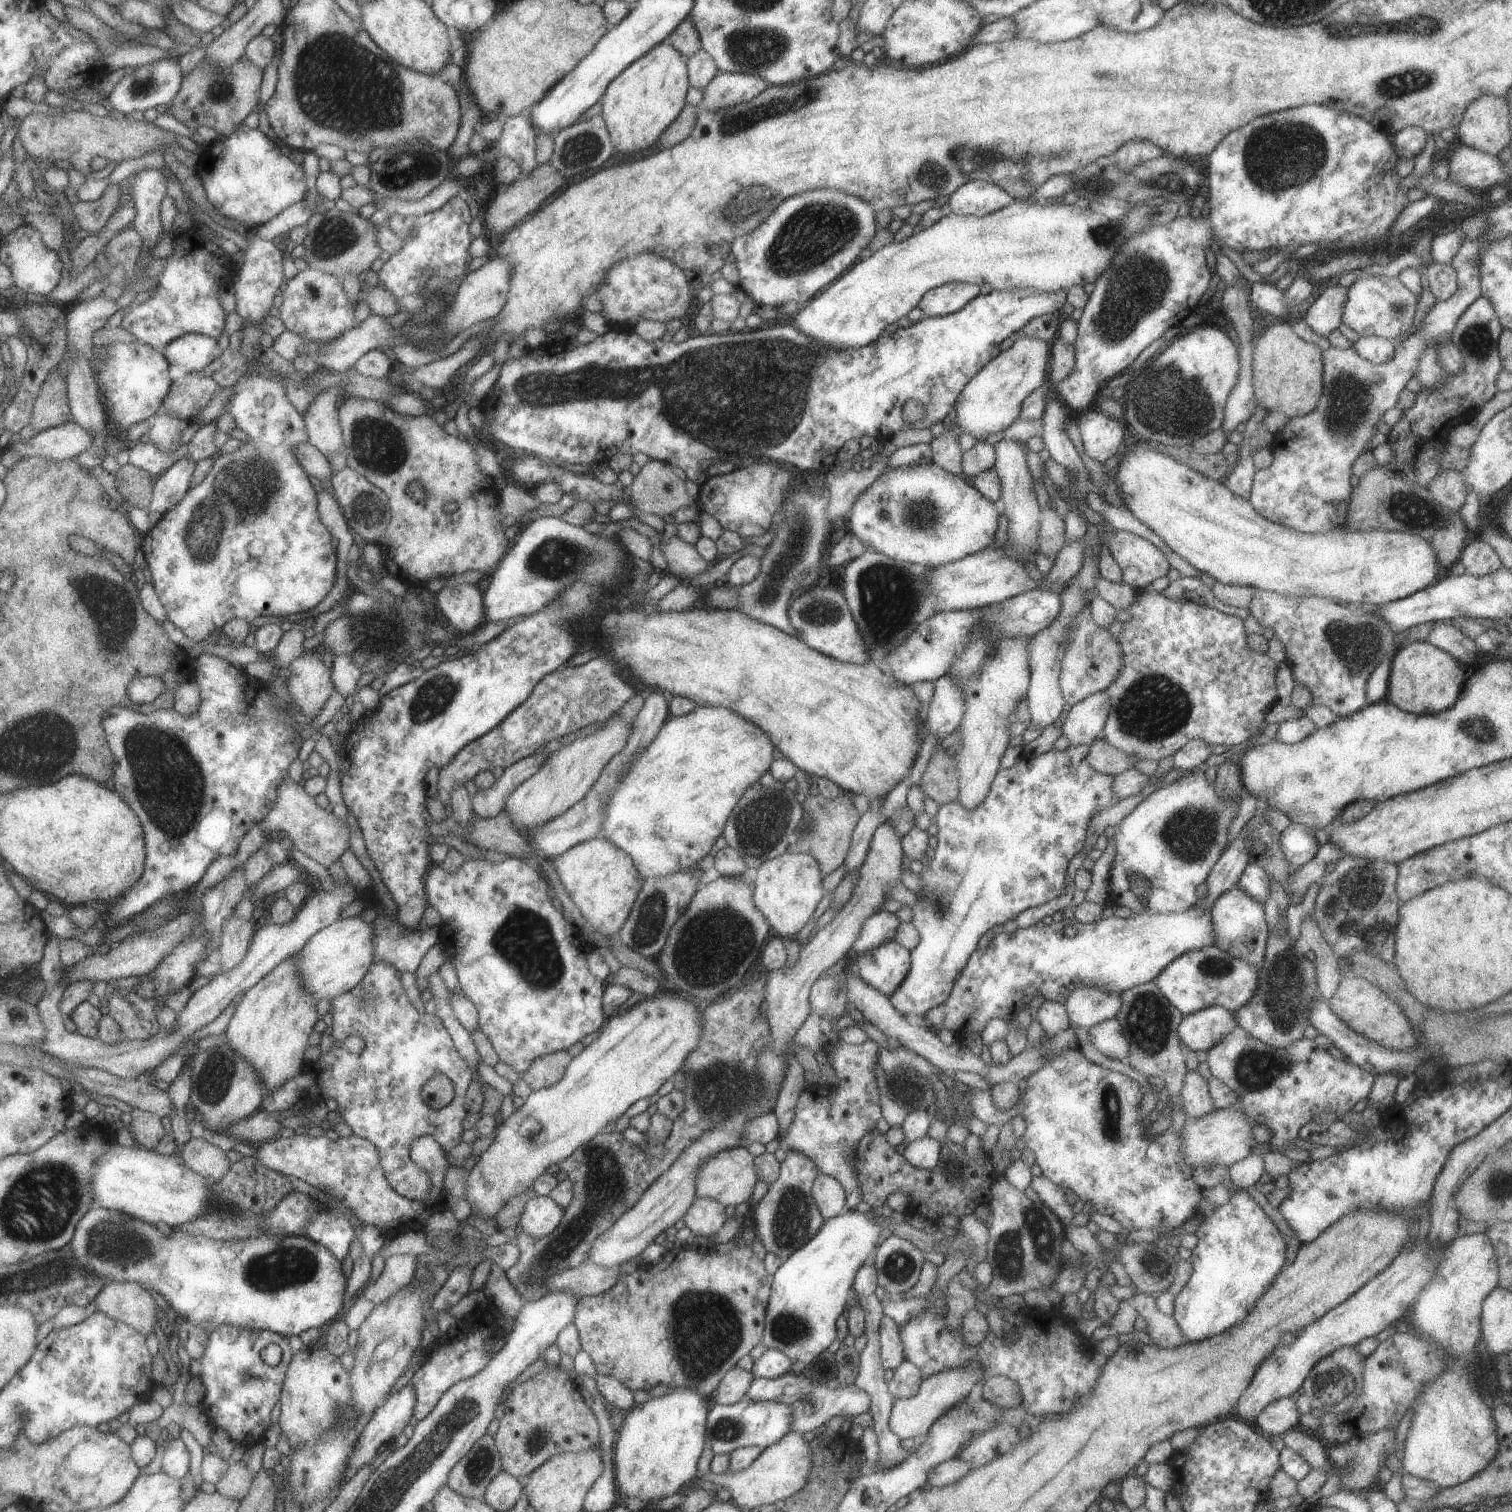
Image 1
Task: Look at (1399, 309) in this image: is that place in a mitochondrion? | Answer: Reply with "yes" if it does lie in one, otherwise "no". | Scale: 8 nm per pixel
yes

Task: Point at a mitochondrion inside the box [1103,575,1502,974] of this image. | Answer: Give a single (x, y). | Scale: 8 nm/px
(1152, 708)

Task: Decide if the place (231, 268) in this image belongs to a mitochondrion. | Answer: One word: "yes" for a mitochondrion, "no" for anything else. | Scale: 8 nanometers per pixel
no

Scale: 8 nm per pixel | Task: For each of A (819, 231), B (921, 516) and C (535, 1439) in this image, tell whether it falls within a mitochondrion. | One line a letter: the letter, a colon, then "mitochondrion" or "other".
A: mitochondrion
B: mitochondrion
C: mitochondrion

